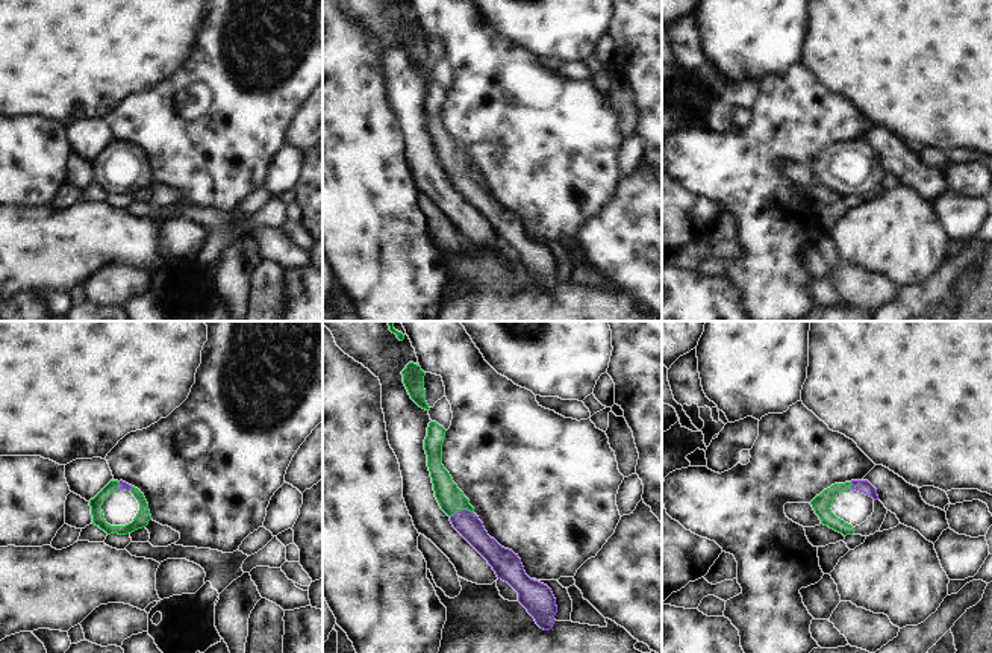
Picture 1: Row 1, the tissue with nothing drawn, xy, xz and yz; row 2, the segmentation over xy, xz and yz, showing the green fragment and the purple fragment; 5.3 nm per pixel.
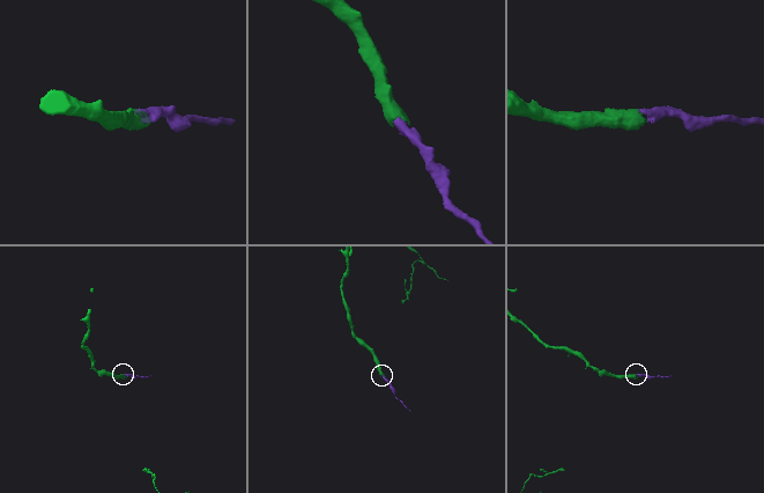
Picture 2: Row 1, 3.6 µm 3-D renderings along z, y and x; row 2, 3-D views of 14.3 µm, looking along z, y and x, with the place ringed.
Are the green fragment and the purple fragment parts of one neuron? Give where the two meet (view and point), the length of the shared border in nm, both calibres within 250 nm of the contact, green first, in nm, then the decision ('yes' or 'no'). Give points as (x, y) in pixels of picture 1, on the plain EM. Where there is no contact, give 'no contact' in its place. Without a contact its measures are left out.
contact xz (461, 170); length 130 nm; calibres 140 and 130 nm; yes

